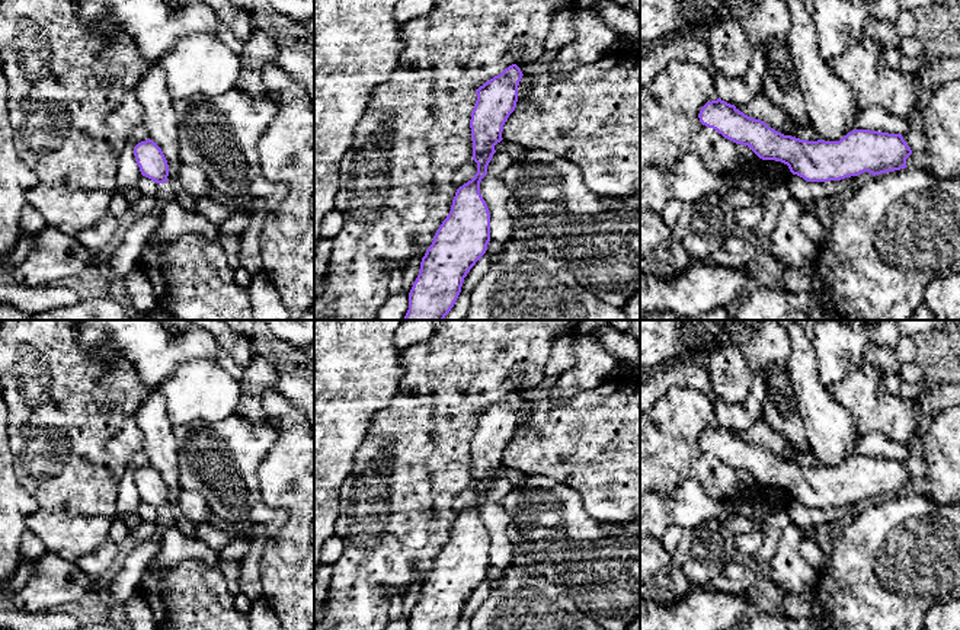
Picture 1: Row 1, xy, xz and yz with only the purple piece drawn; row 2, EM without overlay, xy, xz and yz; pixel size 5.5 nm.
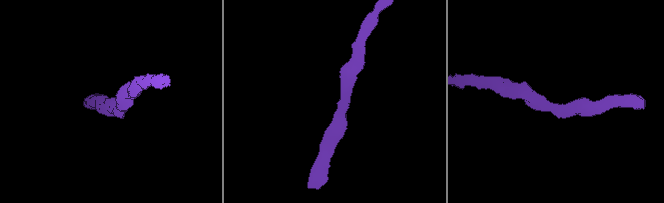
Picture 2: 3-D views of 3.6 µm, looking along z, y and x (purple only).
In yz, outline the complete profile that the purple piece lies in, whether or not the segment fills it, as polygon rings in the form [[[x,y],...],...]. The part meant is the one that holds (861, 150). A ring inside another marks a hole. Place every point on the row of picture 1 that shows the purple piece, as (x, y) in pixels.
[[[720,97],[707,102],[698,118],[724,138],[748,145],[759,159],[787,164],[793,175],[807,182],[900,170],[908,167],[906,159],[912,154],[902,134],[852,129],[839,141],[807,141],[784,135]]]

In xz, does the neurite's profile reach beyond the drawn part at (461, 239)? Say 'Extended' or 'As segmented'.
As segmented

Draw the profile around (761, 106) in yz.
[[[765,92],[755,96],[746,105],[735,105],[736,109],[745,115],[764,121],[768,127],[775,131],[790,135],[791,131],[799,131],[803,128],[800,122],[793,119],[783,108],[777,106]]]

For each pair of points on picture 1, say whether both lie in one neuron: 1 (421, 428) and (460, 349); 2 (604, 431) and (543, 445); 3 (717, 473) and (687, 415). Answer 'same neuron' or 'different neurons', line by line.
1: same neuron
2: same neuron
3: same neuron

